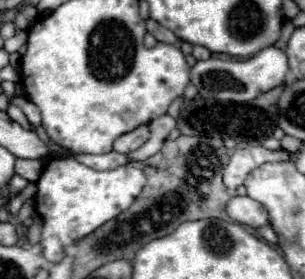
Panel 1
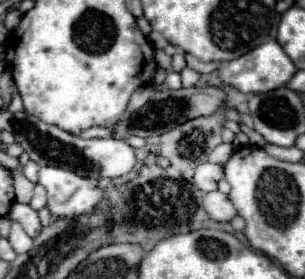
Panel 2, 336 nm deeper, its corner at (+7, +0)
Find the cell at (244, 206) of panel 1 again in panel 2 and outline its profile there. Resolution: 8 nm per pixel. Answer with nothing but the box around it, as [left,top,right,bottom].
[203,191,237,221]

